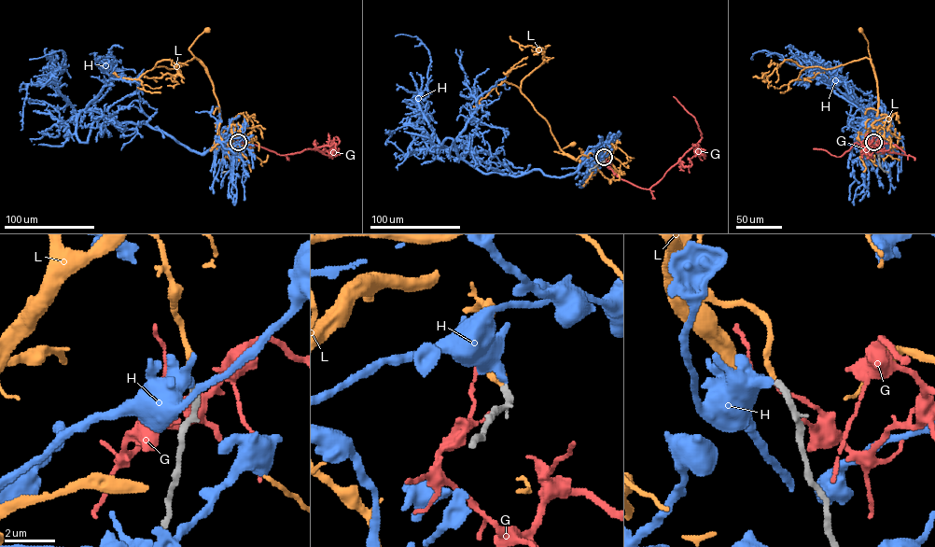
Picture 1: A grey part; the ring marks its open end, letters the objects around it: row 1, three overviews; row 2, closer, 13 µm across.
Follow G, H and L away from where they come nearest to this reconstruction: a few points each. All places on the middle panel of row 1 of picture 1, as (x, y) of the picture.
G: (604, 158), (601, 160), (605, 164), (621, 178), (646, 189), (656, 184), (702, 138), (694, 118), (673, 97)
H: (604, 157), (590, 151), (561, 176), (480, 171), (440, 145), (420, 107), (427, 49), (416, 36), (395, 36)
L: (604, 157), (601, 153), (587, 153), (586, 160), (580, 161), (554, 151), (573, 143)

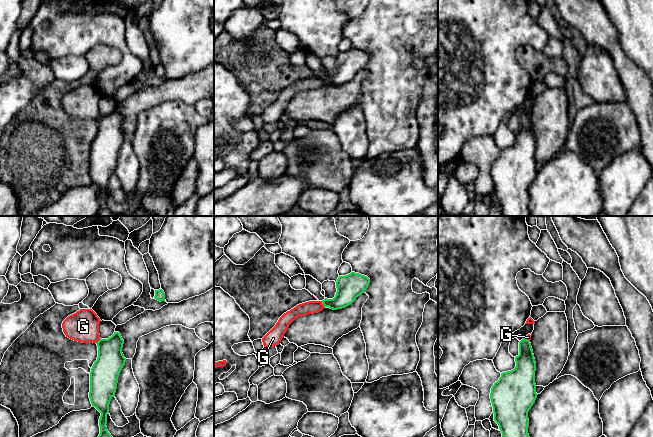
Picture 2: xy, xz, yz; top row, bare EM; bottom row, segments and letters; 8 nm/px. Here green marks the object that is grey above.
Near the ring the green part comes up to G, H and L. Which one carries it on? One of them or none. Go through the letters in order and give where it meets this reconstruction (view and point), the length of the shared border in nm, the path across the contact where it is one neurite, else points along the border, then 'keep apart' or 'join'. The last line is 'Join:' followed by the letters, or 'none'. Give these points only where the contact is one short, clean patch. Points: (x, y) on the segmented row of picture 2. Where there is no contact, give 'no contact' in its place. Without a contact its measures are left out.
G: xz (322, 303) | 60 nm | along xz (321, 301), (324, 307) | keep apart
H: no contact | keep apart
L: no contact | join
Join: L

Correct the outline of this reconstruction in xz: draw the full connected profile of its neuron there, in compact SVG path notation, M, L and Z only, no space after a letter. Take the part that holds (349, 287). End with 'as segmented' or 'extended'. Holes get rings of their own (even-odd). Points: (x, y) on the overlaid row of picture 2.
M351 272L345 276L339 276L336 281L337 292L333 299L325 298L322 301L324 307L337 310L351 305L358 296L366 291L370 283L367 276Z; as segmented

